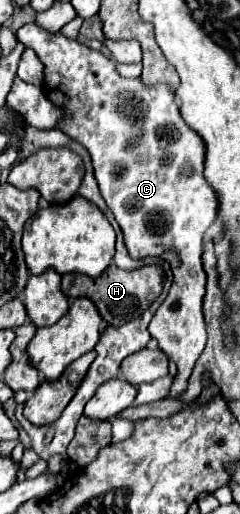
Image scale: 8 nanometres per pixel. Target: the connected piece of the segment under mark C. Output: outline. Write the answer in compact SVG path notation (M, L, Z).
M35 22L22 26L16 32L16 37L24 47L34 49L34 53L42 61L44 65L42 89L46 97L50 97L50 101L66 113L66 117L58 123L56 129L64 131L70 139L82 143L88 149L100 193L124 233L130 257L135 260L155 257L161 254L162 248L164 251L162 257L167 254L172 261L174 283L168 291L168 297L164 299L154 319L150 321L148 331L158 341L158 347L178 365L178 375L168 393L170 399L176 399L186 391L192 367L196 359L202 355L206 345L206 325L202 315L206 273L202 269L202 245L206 231L210 229L210 225L218 215L220 201L216 191L204 177L204 157L206 157L204 141L196 131L192 131L184 123L170 85L146 87L140 81L140 77L136 79L122 77L116 71L116 61L112 57L96 49L90 49L78 39L68 39L60 31L48 33Z

